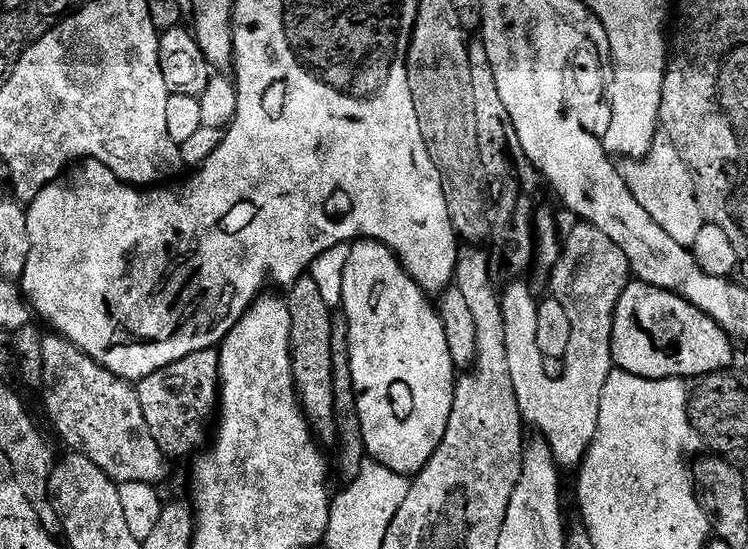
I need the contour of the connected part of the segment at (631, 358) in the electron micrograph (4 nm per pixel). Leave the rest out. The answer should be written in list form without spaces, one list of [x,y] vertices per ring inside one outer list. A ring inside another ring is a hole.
[[[633,279],[616,307],[614,364],[617,369],[648,379],[689,378],[692,374],[703,376],[729,367],[728,363],[732,360],[732,339],[716,319],[677,292],[668,292],[665,288],[655,288],[643,280]]]

